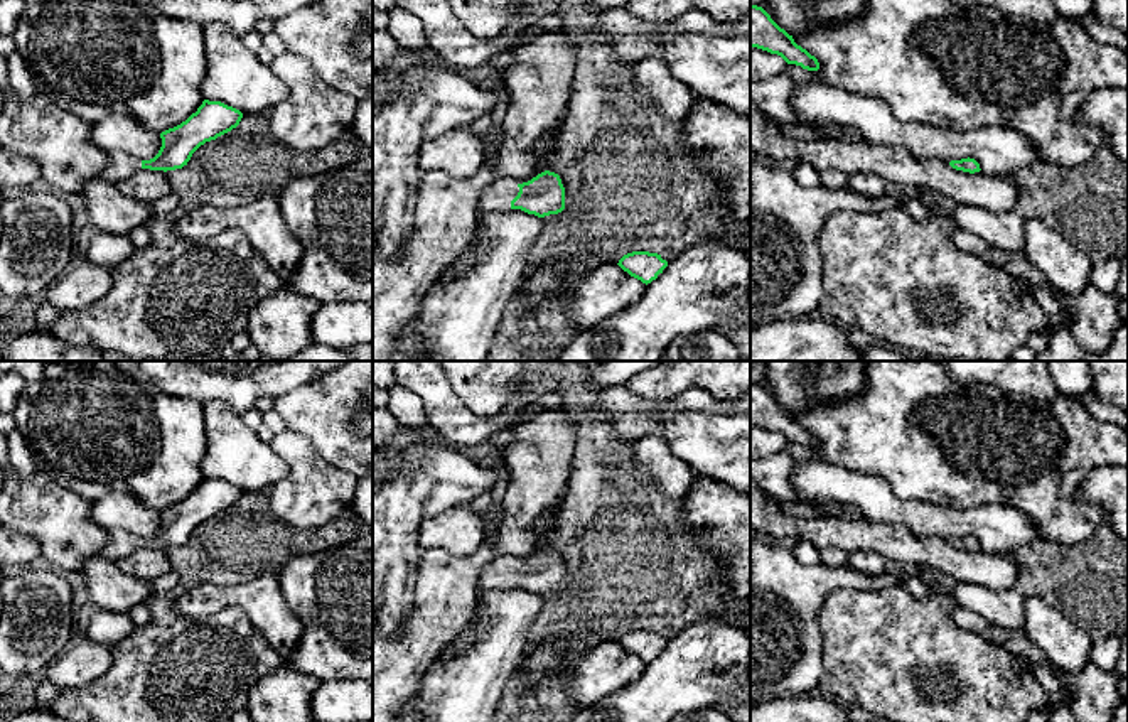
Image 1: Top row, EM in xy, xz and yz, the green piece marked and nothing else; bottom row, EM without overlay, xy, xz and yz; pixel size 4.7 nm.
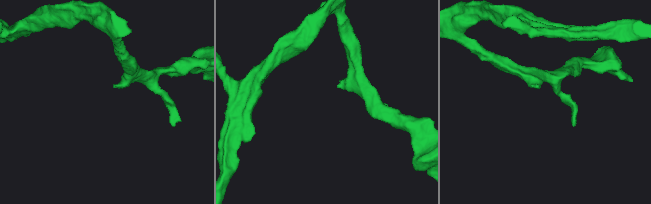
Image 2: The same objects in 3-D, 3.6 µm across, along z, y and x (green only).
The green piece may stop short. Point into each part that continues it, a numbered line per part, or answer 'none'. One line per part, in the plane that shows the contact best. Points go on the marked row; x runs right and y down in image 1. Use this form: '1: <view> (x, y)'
1: xz (498, 196)

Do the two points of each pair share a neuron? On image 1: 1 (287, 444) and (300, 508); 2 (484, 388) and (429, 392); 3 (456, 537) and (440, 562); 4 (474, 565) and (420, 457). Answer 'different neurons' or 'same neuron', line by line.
1: same neuron
2: different neurons
3: different neurons
4: different neurons

